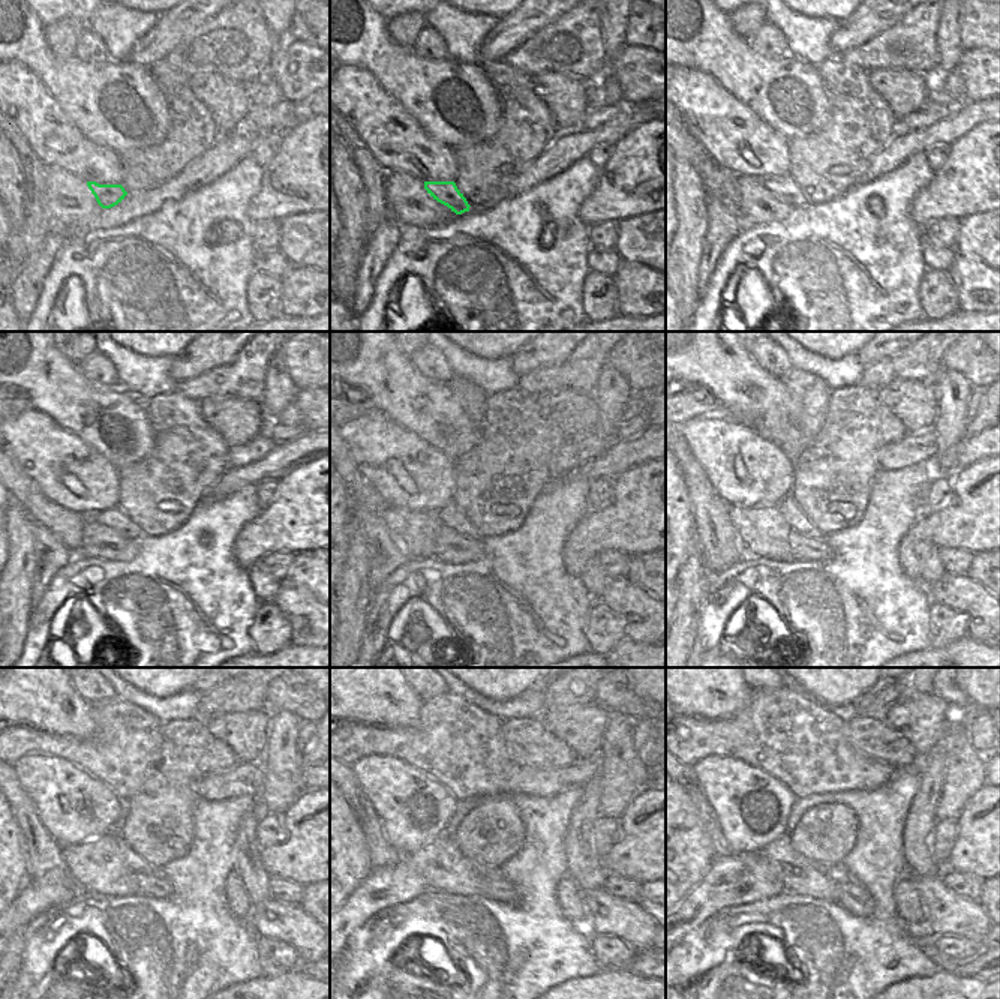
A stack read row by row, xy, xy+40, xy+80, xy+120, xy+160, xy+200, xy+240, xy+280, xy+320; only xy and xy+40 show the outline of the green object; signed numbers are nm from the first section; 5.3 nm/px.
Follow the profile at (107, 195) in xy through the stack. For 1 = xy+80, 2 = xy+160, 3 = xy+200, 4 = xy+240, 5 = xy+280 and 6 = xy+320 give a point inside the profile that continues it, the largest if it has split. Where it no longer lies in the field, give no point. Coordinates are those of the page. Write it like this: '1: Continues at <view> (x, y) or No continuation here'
1: Continues at xy+80 (783, 186)
2: Continues at xy+160 (450, 516)
3: Continues at xy+200 (796, 521)
4: Continues at xy+240 (138, 866)
5: Continues at xy+280 (495, 873)
6: Continues at xy+320 (837, 873)

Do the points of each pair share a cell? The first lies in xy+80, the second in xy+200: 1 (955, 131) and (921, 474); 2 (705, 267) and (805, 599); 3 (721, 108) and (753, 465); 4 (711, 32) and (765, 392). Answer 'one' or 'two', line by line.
1: two
2: two
3: one
4: one

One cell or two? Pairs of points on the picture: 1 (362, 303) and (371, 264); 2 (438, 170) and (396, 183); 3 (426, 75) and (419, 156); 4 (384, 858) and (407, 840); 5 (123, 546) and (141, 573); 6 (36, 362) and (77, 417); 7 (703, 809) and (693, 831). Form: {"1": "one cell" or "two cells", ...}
{"1": "one cell", "2": "two cells", "3": "two cells", "4": "two cells", "5": "two cells", "6": "one cell", "7": "two cells"}

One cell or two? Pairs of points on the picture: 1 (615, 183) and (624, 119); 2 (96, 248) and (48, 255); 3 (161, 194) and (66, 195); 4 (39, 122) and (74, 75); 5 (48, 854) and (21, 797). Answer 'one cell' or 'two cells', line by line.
1: two cells
2: two cells
3: two cells
4: two cells
5: one cell

